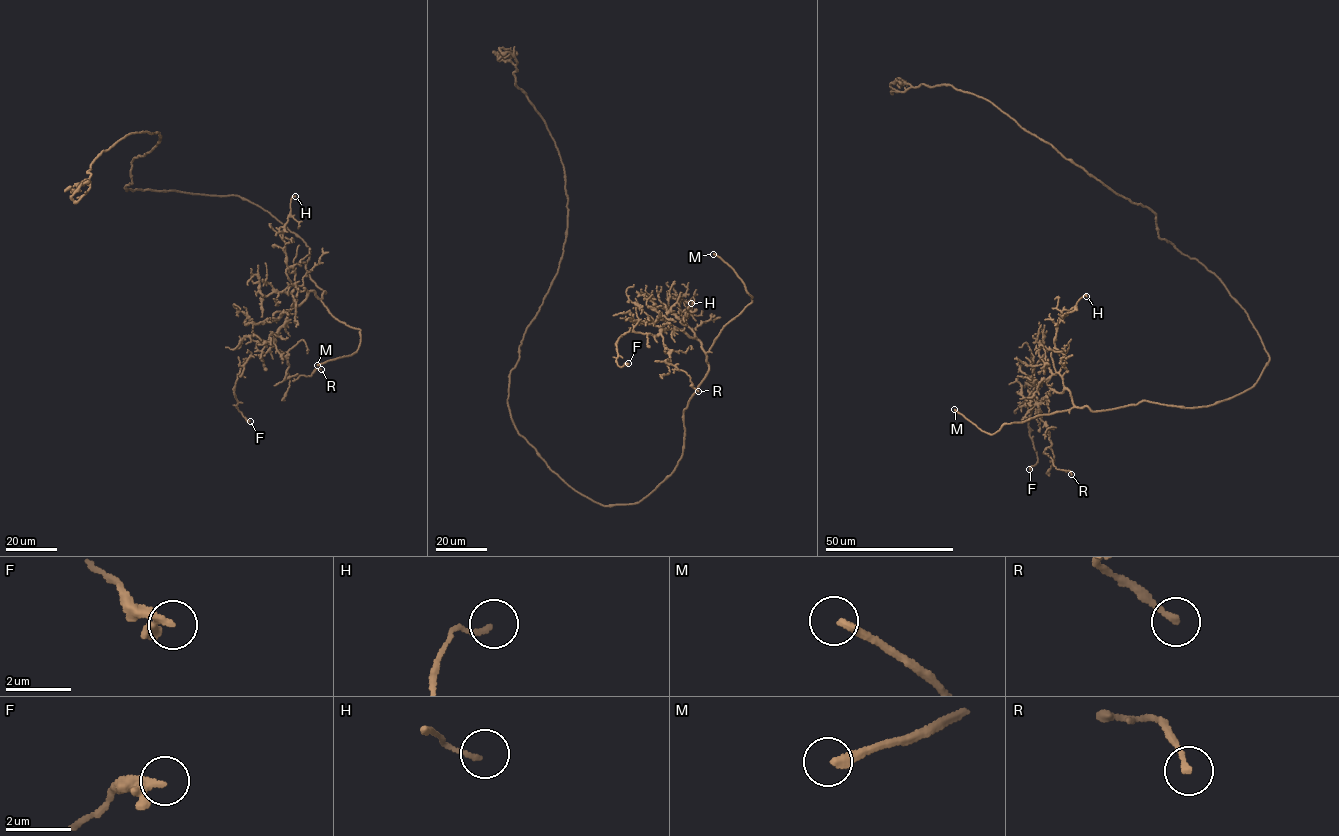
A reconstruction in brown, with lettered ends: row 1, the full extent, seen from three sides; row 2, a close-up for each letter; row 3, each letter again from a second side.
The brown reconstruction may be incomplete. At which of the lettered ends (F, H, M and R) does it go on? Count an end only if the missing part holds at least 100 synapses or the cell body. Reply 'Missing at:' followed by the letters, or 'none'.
Missing at: M

